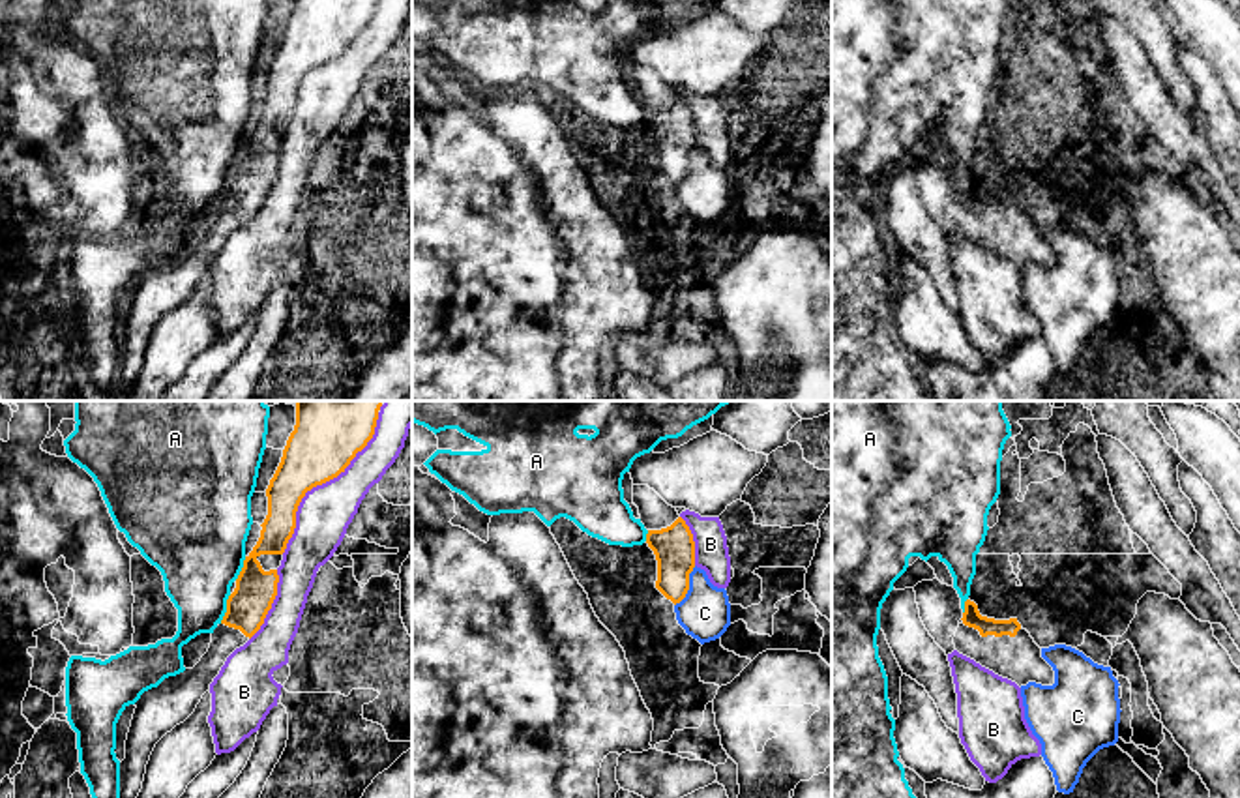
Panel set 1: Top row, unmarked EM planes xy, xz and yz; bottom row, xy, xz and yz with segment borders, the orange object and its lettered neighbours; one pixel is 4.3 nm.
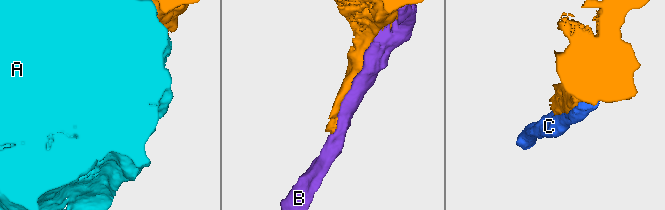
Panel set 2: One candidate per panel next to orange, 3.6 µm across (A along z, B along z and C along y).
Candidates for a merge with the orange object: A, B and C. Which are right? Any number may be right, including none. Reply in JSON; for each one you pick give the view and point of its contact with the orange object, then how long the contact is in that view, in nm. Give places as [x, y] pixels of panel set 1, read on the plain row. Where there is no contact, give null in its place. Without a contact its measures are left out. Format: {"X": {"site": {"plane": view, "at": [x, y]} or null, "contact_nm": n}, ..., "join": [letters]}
{"join": []}

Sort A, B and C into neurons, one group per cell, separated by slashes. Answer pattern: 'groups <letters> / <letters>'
groups A / B / C

